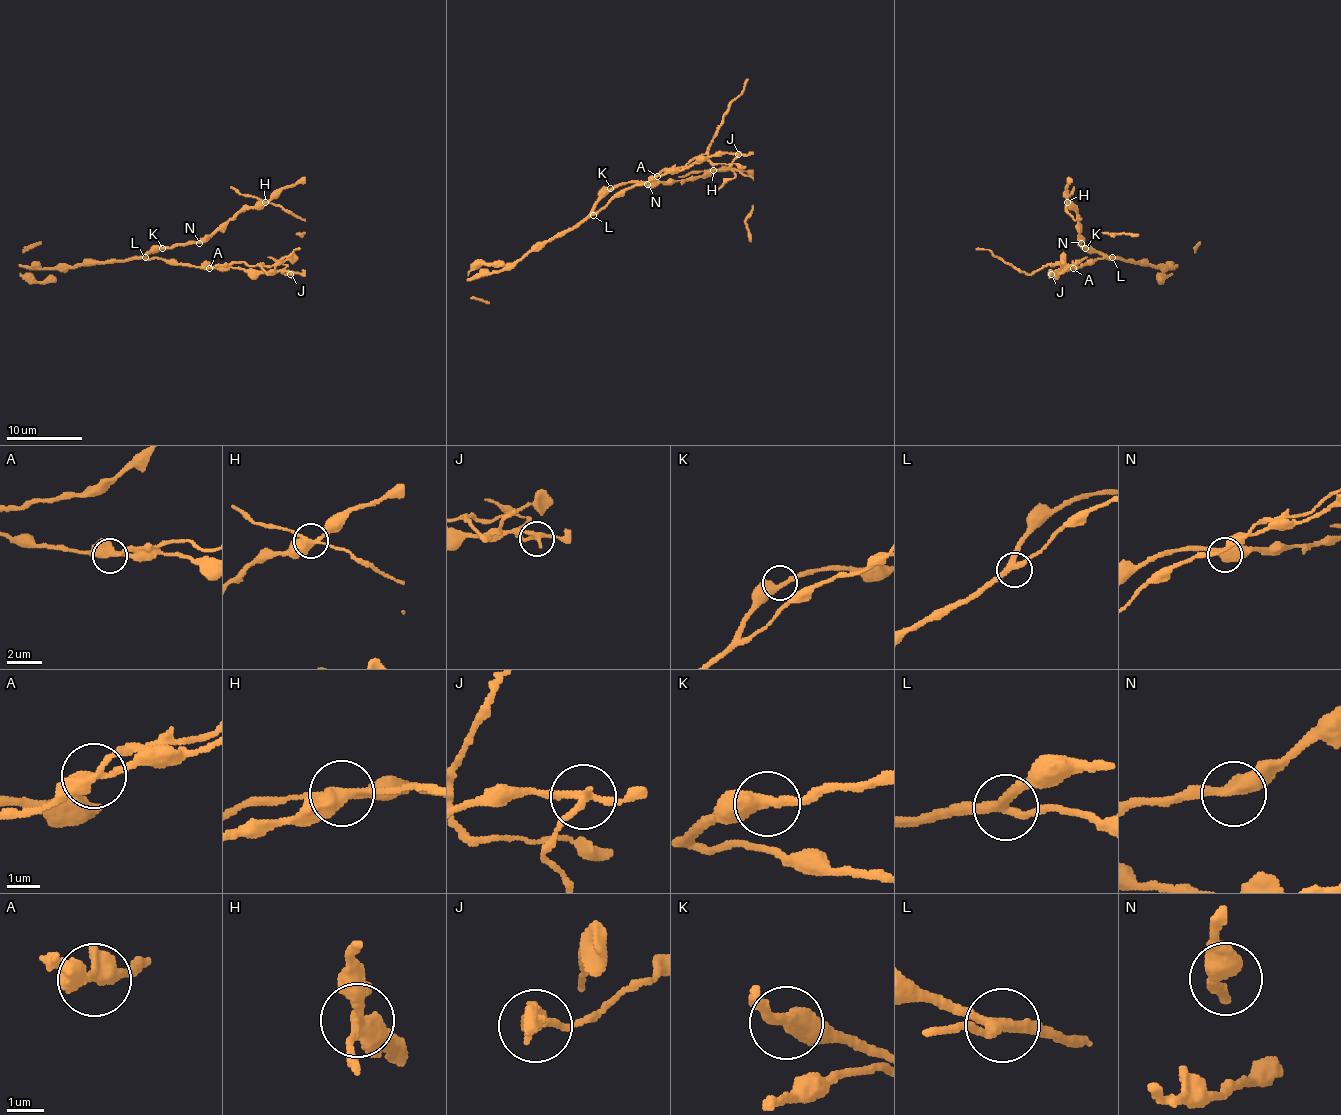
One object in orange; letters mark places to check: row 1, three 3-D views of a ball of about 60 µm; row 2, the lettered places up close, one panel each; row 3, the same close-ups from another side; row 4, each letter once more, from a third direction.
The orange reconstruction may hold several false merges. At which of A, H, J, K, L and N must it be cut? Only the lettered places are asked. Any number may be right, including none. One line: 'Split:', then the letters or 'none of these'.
Split: A, H, J

